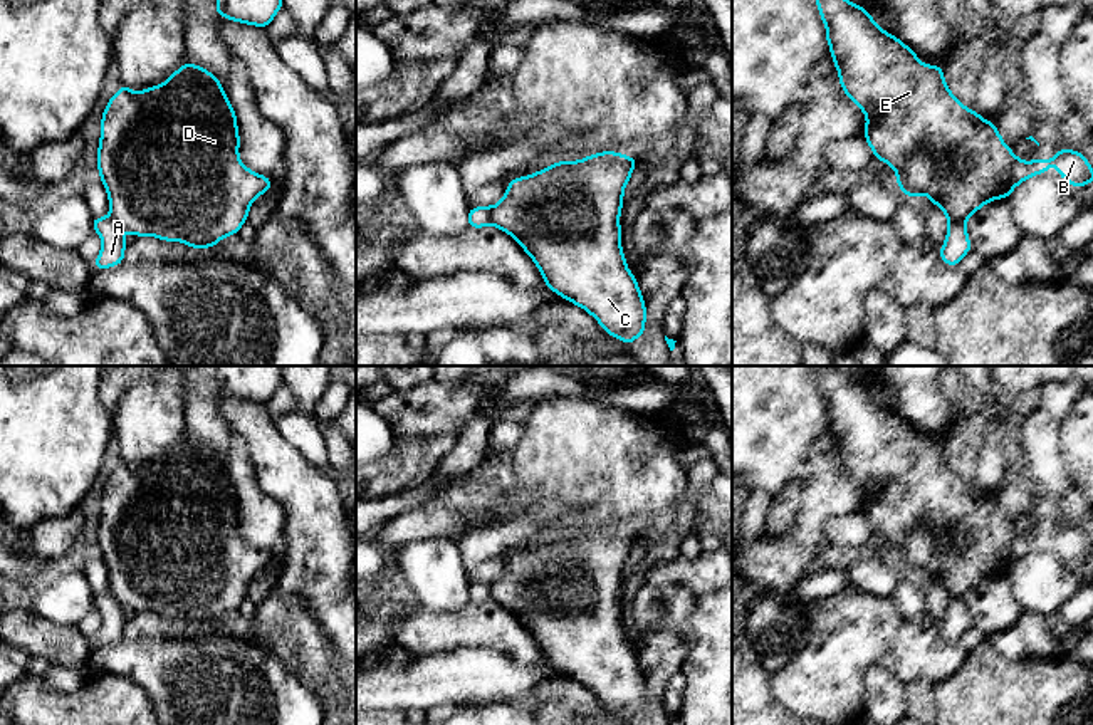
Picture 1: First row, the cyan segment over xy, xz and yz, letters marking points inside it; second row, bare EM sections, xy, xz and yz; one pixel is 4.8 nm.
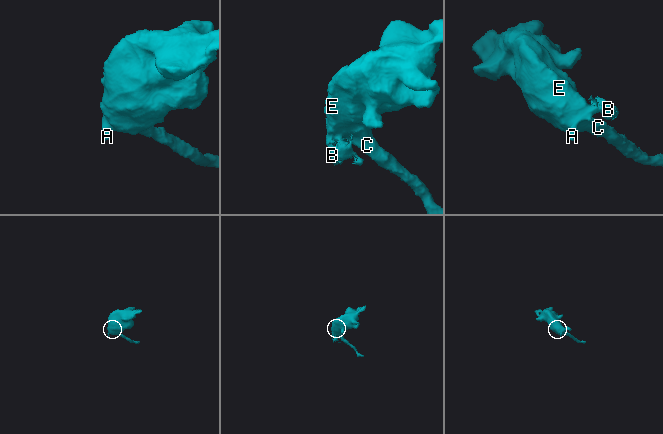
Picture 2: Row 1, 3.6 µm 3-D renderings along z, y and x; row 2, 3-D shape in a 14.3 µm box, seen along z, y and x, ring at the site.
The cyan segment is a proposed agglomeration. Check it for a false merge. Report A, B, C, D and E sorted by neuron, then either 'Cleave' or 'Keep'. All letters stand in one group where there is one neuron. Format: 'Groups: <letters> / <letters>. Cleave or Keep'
Groups: A B / C D E. Cleave

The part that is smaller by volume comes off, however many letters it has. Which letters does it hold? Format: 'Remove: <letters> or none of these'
Remove: A, B

